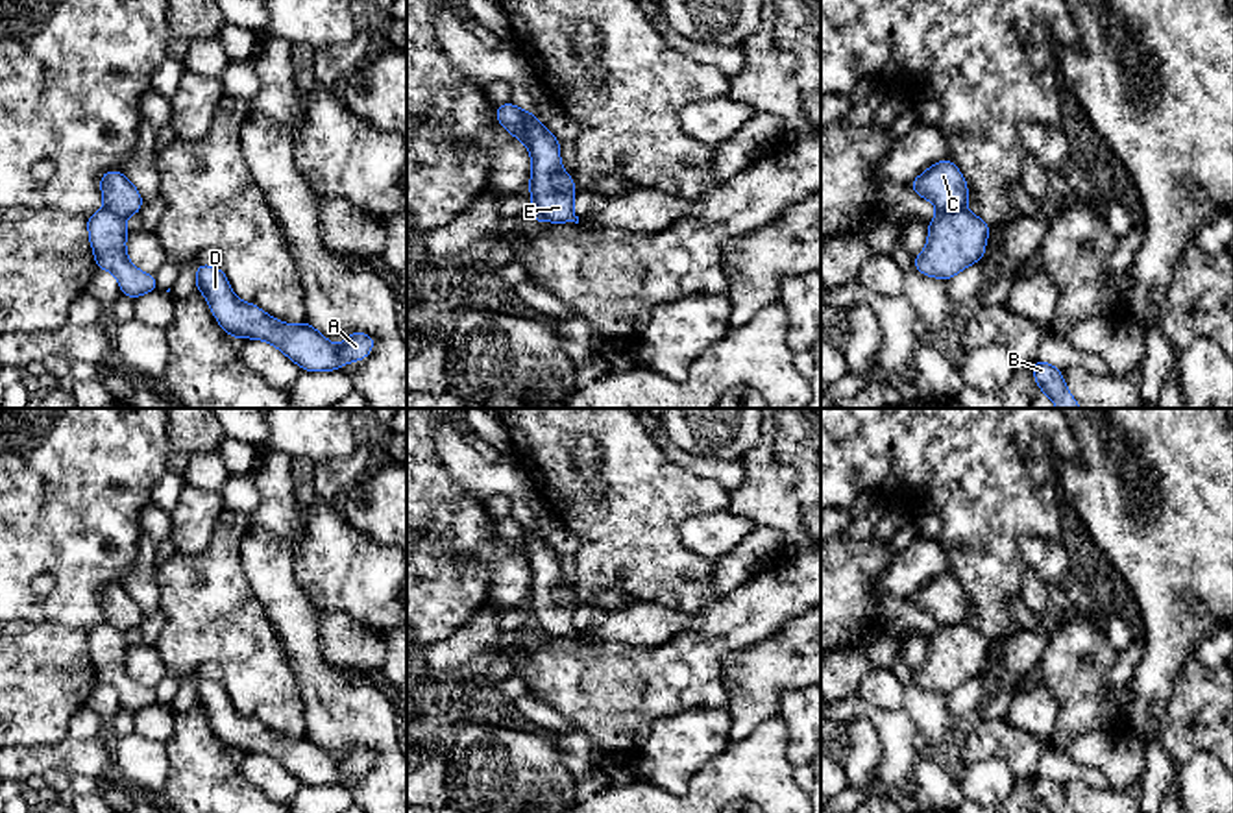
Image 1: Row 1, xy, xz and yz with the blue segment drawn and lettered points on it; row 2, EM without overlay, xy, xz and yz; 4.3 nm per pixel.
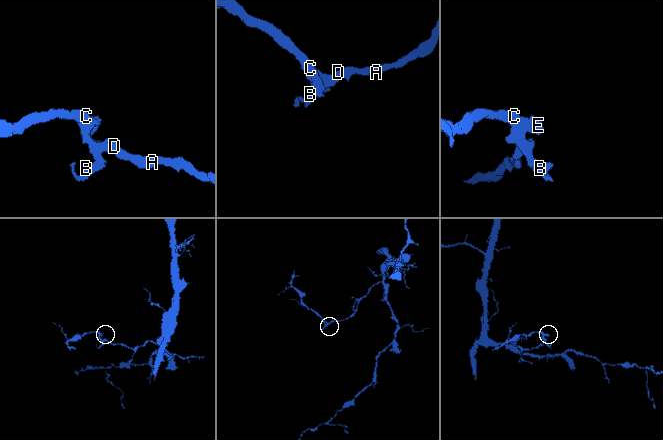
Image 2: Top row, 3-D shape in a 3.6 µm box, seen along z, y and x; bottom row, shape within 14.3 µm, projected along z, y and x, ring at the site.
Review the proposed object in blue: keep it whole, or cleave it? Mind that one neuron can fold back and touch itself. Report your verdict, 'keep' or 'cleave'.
cleave

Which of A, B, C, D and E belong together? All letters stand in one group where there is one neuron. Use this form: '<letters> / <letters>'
A B D / C E

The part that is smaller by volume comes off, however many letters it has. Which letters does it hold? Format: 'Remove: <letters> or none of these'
Remove: C, E

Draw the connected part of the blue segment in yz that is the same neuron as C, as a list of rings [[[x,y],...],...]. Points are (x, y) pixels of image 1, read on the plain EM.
[[[939,575],[909,597],[921,612],[930,613],[937,625],[965,625],[969,604],[959,582],[950,575]]]

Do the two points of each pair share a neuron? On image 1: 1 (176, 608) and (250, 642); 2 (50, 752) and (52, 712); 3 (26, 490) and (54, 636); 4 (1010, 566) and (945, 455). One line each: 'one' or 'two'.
1: one
2: two
3: two
4: one

